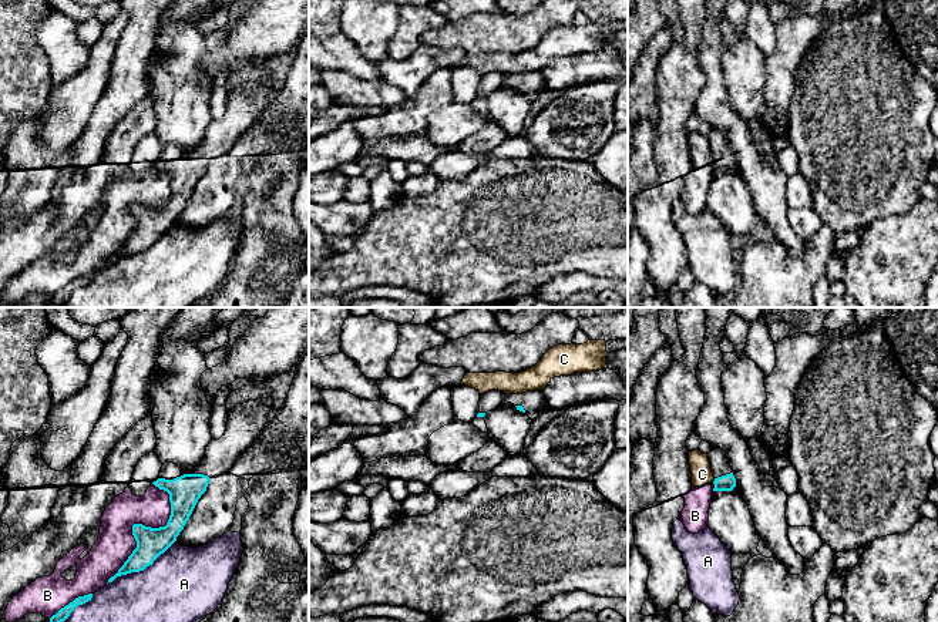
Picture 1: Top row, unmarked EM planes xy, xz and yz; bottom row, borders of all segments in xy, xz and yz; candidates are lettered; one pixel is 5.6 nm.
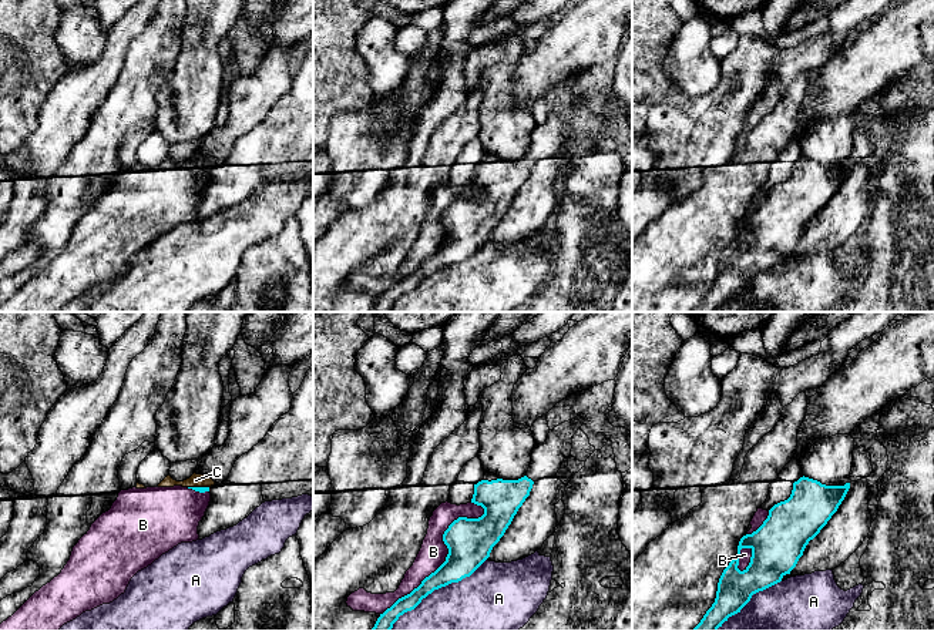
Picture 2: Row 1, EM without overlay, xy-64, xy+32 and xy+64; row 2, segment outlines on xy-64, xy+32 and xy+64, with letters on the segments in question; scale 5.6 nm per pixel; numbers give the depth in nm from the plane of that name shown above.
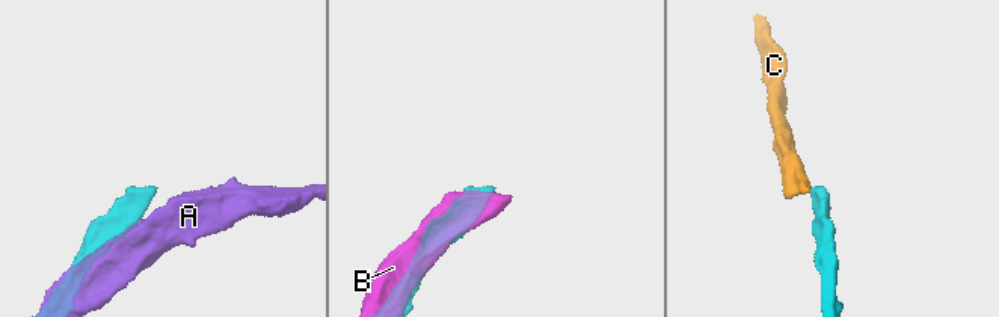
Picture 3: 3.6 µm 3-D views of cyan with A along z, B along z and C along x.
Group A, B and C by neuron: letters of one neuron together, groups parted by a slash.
A / B C

